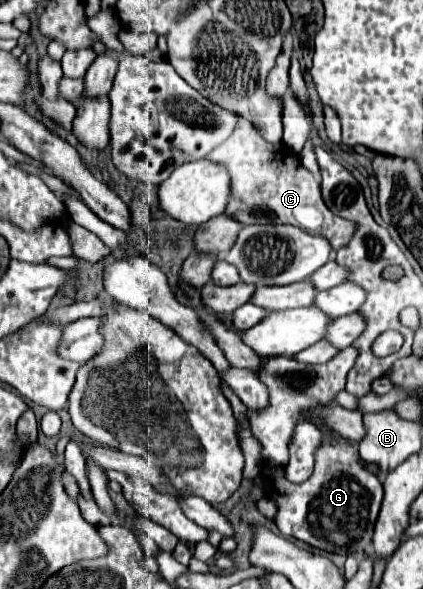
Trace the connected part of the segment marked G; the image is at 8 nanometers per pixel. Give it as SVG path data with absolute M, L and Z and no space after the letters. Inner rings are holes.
M355 347L343 349L331 363L325 365L305 365L295 357L267 357L259 369L259 379L269 389L269 405L261 411L253 411L249 417L251 431L261 443L261 477L265 485L265 497L273 499L277 505L275 525L285 537L295 537L309 543L311 547L351 555L361 553L371 547L373 525L379 515L383 501L383 485L377 475L367 471L361 463L359 451L351 439L323 427L321 417L313 417L317 407L333 405L335 395L343 391L345 377L355 365L359 351ZM299 423L313 423L325 435L323 443L315 451L315 471L301 483L289 483L285 479L285 467L289 461L289 443L295 427Z

